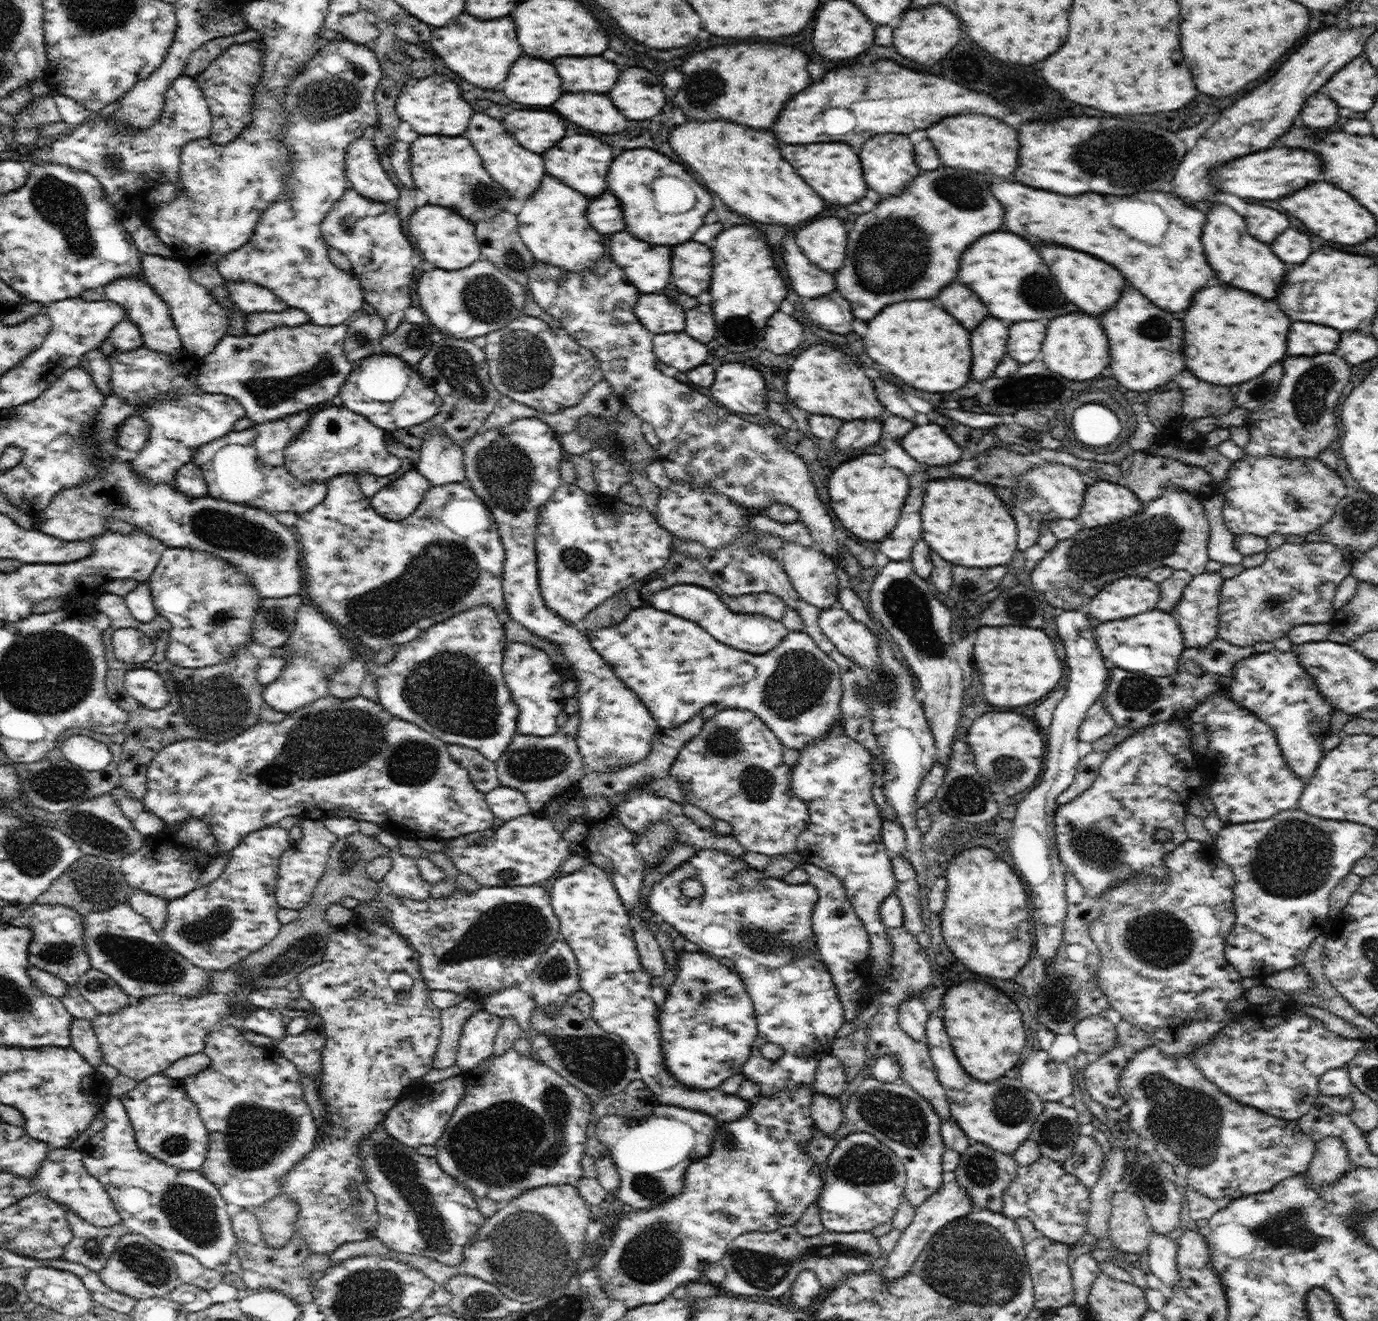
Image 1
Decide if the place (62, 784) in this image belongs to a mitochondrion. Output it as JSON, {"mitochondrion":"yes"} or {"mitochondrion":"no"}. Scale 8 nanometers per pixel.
{"mitochondrion":"yes"}

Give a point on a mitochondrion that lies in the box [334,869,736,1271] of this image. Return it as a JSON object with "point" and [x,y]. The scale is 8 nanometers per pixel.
{"point":[497,1146]}

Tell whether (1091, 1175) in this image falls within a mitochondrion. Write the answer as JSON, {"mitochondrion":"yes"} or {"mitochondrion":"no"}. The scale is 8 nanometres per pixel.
{"mitochondrion":"no"}

